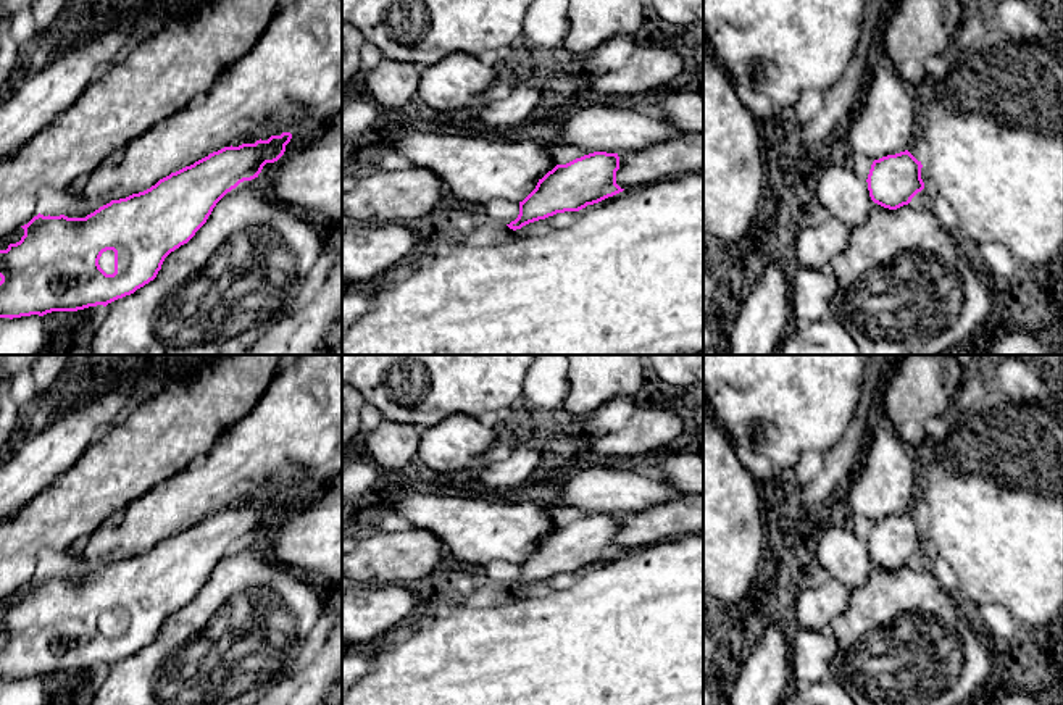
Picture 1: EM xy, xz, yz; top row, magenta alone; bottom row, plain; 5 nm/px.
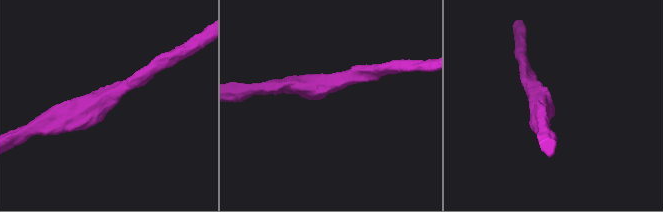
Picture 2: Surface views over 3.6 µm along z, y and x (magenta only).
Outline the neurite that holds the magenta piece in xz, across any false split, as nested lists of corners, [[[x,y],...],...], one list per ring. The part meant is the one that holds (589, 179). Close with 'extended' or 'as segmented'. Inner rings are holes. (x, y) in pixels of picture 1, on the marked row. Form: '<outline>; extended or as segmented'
[[[594,152],[566,165],[557,165],[519,202],[519,215],[506,224],[516,231],[557,213],[579,211],[624,189],[616,184],[618,153]]]; as segmented

